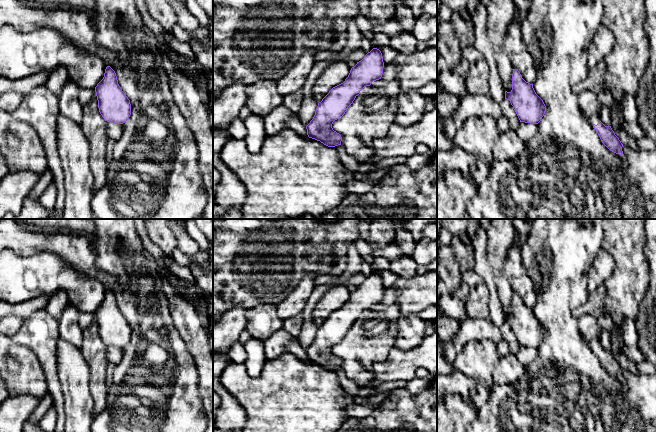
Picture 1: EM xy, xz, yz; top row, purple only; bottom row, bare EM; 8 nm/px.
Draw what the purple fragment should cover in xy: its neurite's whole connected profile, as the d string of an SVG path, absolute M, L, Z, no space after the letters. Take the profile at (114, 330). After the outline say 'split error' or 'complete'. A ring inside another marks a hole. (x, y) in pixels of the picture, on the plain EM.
M107 290L103 303L95 311L99 336L107 346L125 347L131 339L131 328L118 308L115 295Z; complete

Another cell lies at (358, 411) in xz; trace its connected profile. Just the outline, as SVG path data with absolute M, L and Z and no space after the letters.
M353 404L346 408L346 418L363 419L369 417L378 405L374 404Z

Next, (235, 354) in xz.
M236 341L228 352L230 362L242 364L244 361L244 349L239 341Z

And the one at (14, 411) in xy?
M33 395L8 396L0 405L0 432L22 432L27 418L38 407L40 398Z

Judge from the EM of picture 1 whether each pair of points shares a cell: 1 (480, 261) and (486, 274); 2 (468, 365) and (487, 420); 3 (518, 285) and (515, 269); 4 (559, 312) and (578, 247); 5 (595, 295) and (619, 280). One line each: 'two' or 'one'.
1: one
2: two
3: one
4: one
5: two

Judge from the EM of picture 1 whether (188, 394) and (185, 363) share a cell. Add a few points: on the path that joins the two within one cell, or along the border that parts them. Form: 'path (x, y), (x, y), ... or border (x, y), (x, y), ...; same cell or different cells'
path (185, 386), (185, 371); same cell

